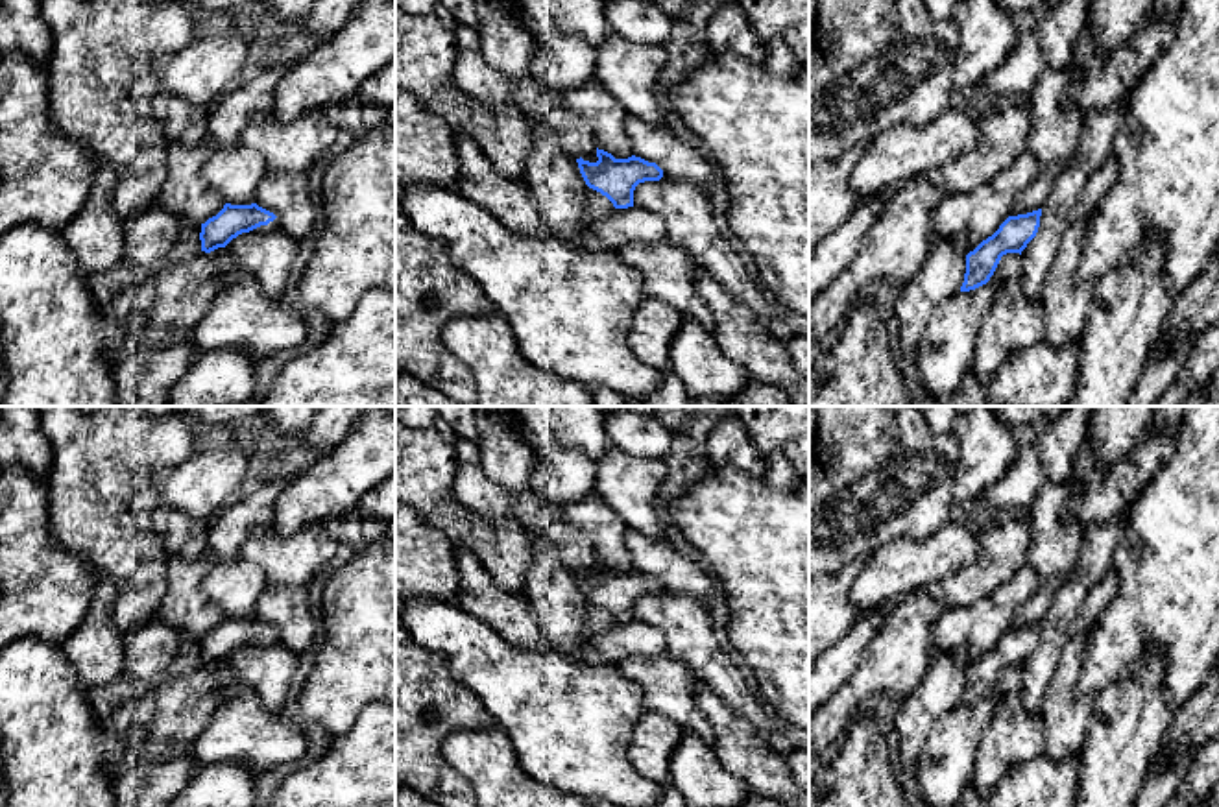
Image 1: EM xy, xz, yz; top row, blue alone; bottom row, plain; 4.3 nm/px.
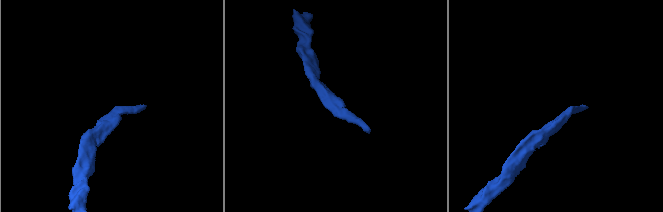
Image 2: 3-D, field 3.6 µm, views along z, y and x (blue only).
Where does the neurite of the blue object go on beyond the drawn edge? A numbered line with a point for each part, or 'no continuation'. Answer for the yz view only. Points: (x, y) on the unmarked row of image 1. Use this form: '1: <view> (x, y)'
no continuation

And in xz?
no continuation

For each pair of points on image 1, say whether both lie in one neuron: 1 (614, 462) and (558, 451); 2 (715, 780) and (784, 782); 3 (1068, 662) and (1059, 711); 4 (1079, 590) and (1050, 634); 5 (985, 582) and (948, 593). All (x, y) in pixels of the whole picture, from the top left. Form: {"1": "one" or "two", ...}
{"1": "two", "2": "two", "3": "one", "4": "one", "5": "one"}

